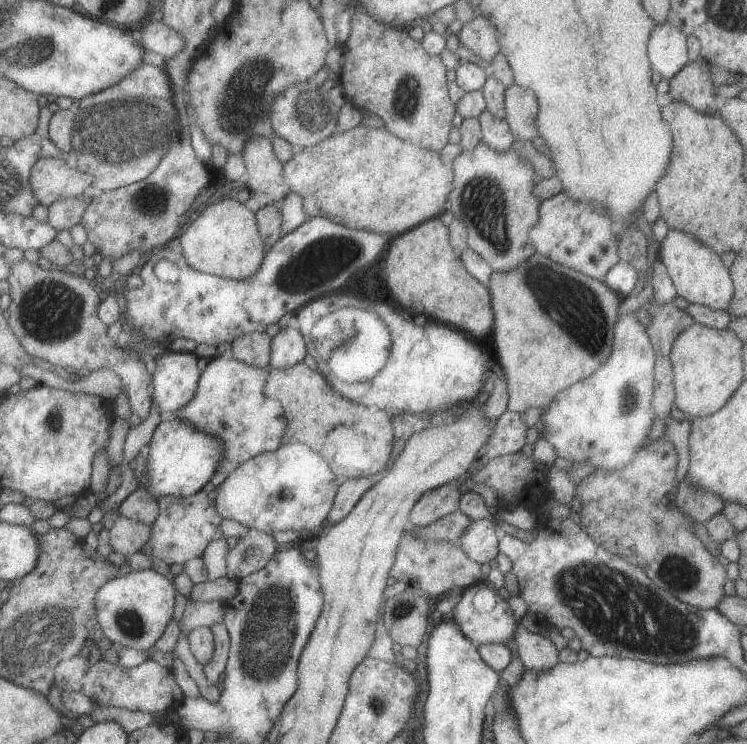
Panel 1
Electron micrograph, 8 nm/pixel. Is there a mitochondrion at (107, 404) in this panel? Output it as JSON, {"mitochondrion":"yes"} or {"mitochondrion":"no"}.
{"mitochondrion":"no"}

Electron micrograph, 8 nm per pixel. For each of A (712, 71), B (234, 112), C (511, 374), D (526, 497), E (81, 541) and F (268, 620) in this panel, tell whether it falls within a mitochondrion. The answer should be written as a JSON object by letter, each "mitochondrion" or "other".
{"A":"other","B":"mitochondrion","C":"other","D":"other","E":"other","F":"mitochondrion"}

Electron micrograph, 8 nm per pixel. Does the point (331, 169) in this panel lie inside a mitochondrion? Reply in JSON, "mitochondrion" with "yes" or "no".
{"mitochondrion":"no"}

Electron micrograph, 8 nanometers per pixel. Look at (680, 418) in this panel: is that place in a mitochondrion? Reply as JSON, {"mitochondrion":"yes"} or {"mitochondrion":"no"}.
{"mitochondrion":"no"}

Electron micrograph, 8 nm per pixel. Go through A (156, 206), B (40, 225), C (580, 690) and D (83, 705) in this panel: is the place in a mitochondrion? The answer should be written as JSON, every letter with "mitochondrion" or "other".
{"A":"mitochondrion","B":"other","C":"other","D":"other"}

